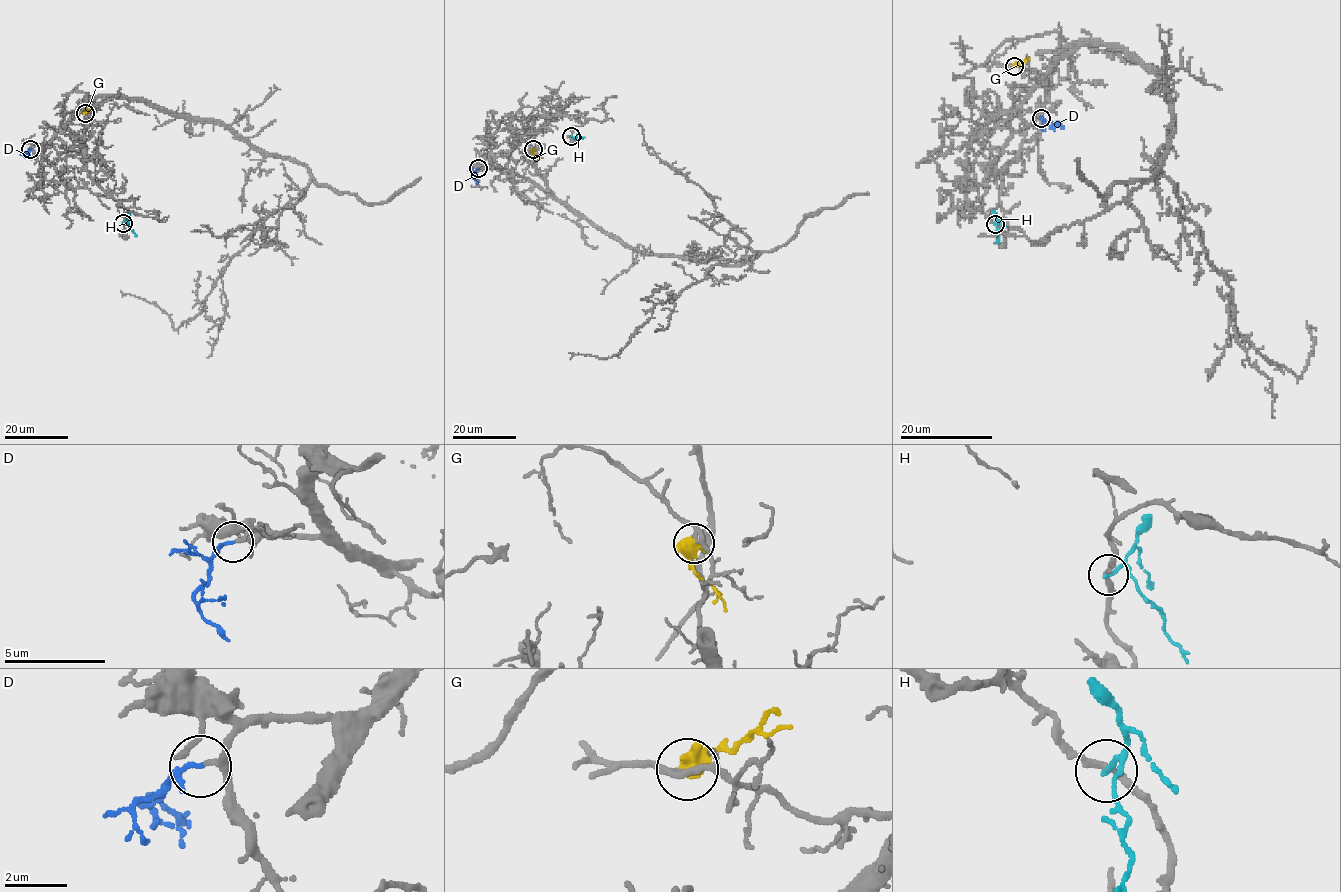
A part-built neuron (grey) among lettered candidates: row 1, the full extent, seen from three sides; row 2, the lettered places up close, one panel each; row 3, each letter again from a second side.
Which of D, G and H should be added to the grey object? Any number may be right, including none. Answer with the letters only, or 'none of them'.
D, G

